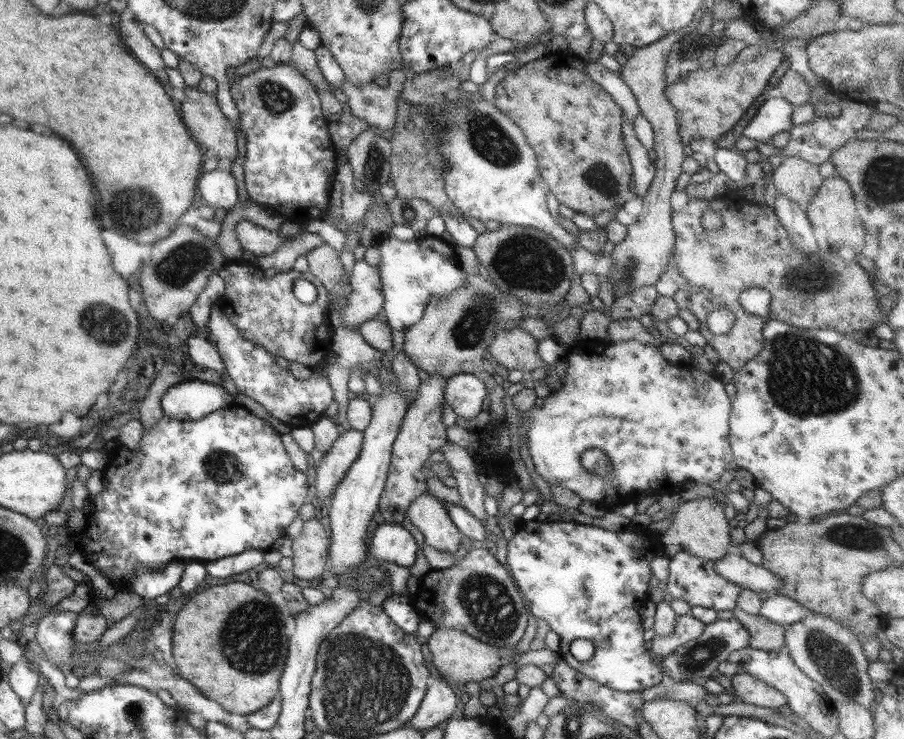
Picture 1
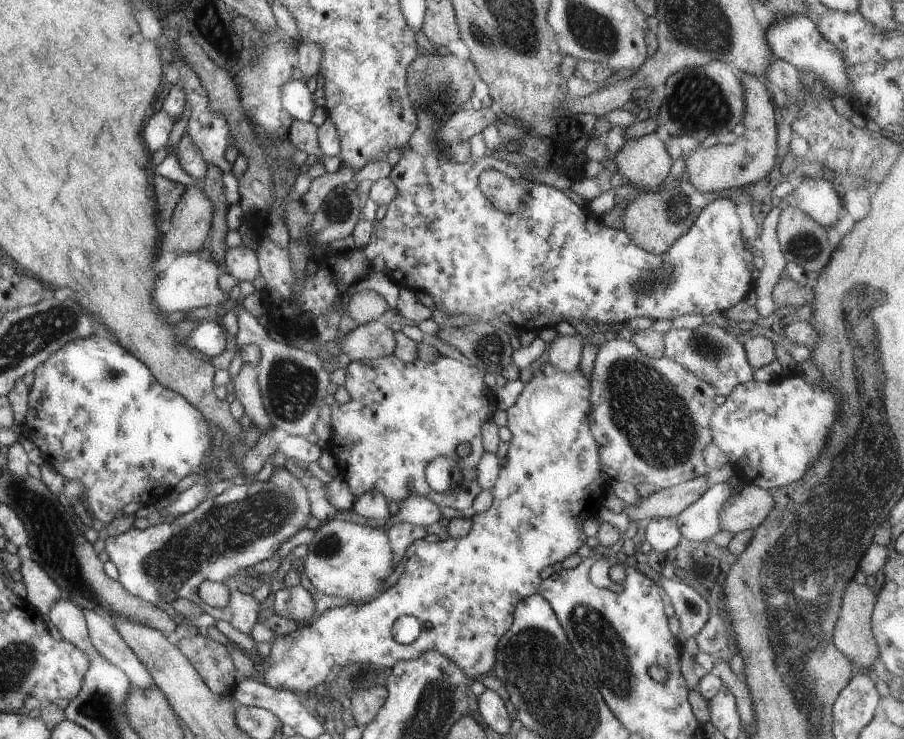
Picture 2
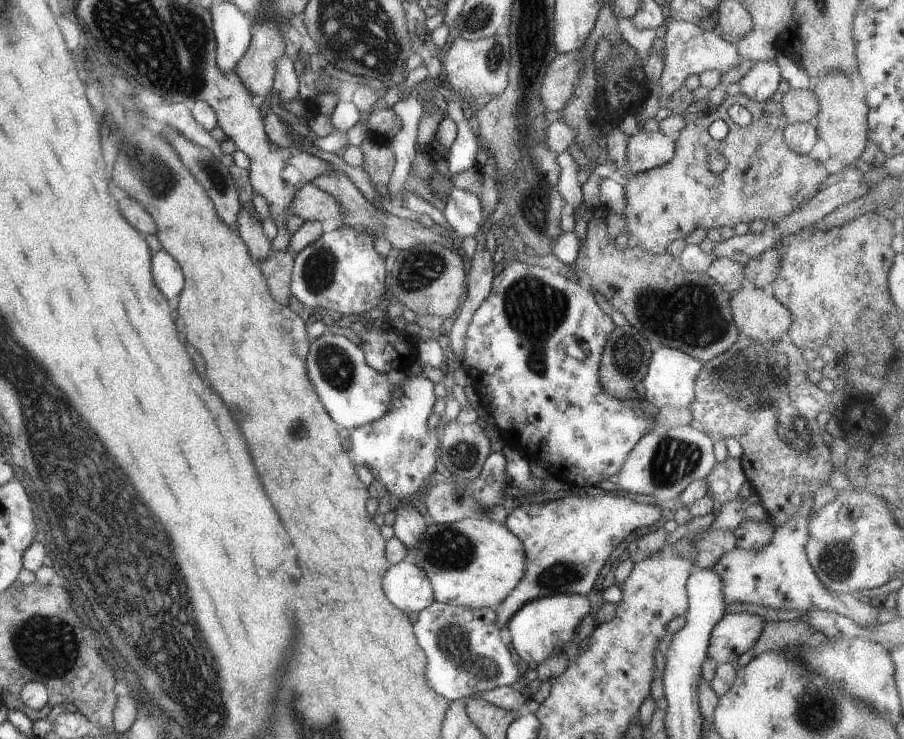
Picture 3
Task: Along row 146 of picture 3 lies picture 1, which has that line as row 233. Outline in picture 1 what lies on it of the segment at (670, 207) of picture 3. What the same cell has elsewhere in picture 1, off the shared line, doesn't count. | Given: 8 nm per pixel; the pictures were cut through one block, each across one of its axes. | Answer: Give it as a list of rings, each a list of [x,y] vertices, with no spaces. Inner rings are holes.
[[[689,198],[680,211],[672,211],[670,222],[674,229],[674,246],[670,262],[677,269],[678,274],[685,278],[687,286],[693,286],[691,291],[679,289],[673,294],[672,299],[679,309],[687,309],[698,320],[698,331],[704,336],[706,343],[711,345],[717,352],[718,360],[729,365],[732,372],[739,370],[750,358],[757,356],[763,346],[762,330],[767,320],[779,320],[799,328],[821,328],[820,326],[805,326],[805,308],[819,308],[817,318],[825,318],[829,322],[823,324],[837,324],[837,332],[851,336],[851,332],[869,332],[878,324],[887,323],[886,314],[882,313],[877,306],[875,290],[871,287],[869,274],[855,262],[843,262],[835,250],[817,252],[817,254],[805,254],[795,250],[793,244],[787,240],[786,230],[781,226],[775,216],[772,206],[762,208],[754,203],[745,204],[745,212],[741,212],[741,202],[725,202],[725,200],[712,198]],[[705,209],[716,210],[722,216],[722,225],[719,230],[705,230],[700,223]],[[751,287],[759,287],[767,290],[770,294],[769,312],[765,319],[747,314],[738,303],[738,296],[742,290]],[[718,308],[728,308],[736,320],[727,334],[716,337],[708,331],[706,316],[708,312]]]

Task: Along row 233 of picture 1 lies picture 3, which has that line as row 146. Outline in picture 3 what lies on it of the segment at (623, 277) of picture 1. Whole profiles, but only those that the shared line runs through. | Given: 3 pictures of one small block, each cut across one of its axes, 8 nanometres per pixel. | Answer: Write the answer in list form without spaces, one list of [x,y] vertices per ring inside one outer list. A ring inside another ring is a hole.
[[[661,132],[635,133],[626,145],[626,168],[628,175],[666,164],[674,156],[674,144]]]

